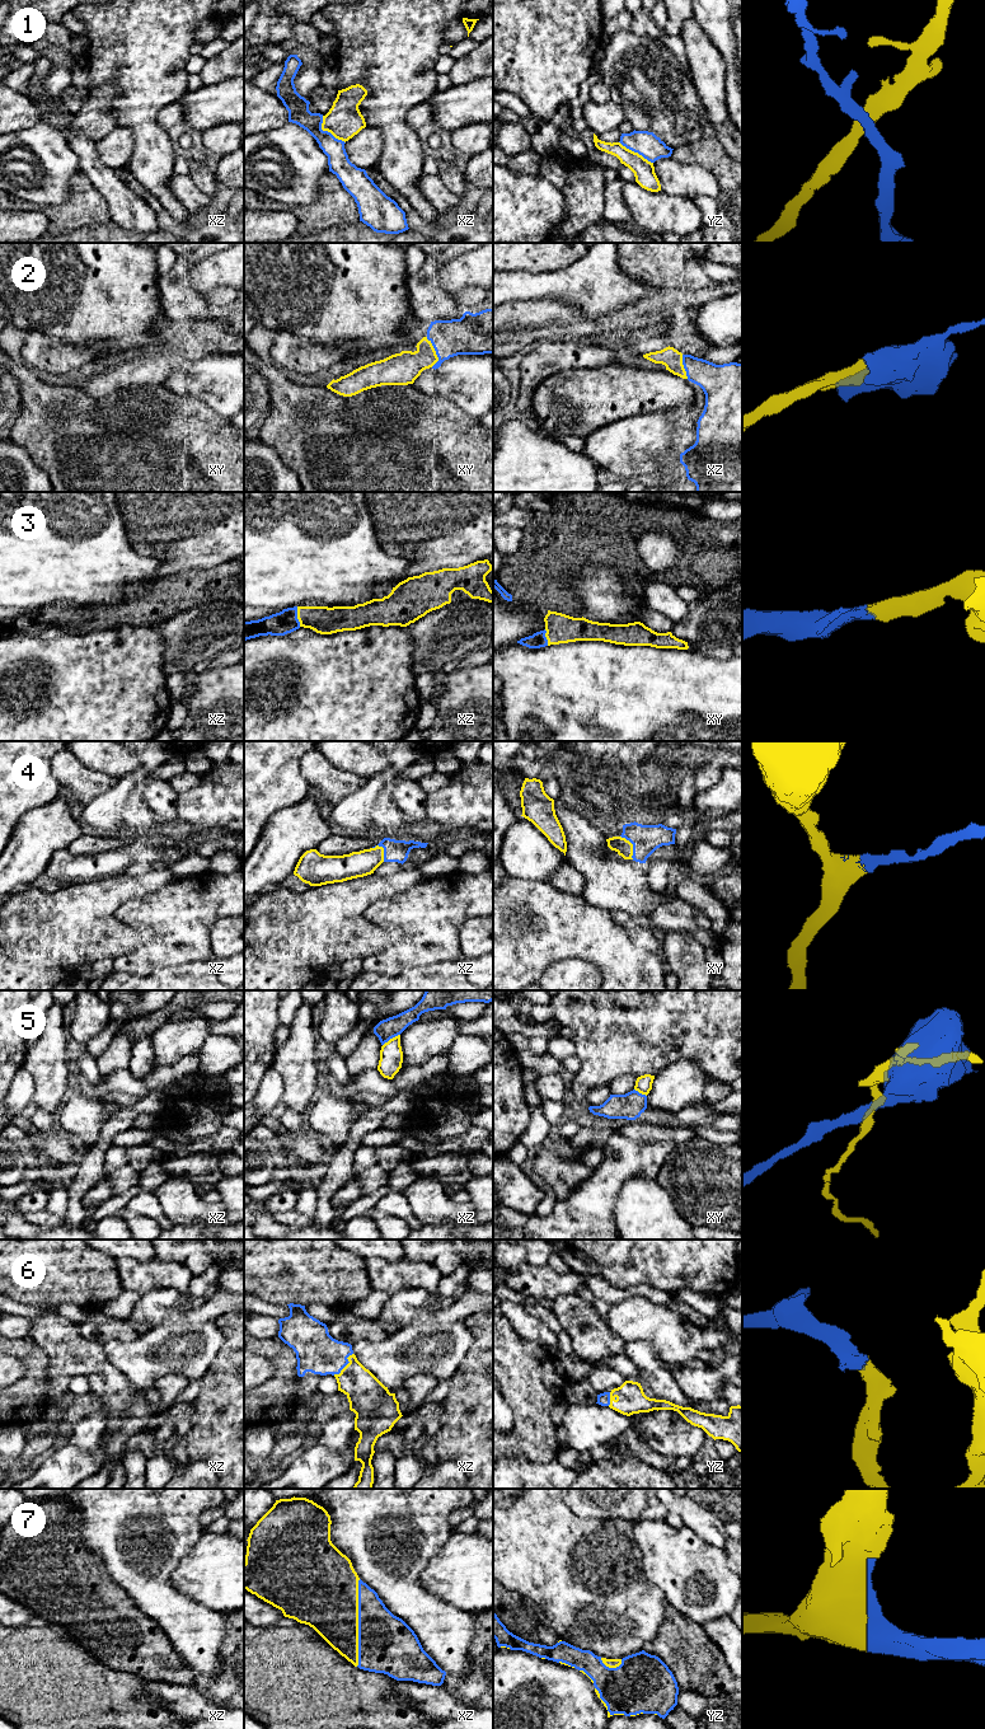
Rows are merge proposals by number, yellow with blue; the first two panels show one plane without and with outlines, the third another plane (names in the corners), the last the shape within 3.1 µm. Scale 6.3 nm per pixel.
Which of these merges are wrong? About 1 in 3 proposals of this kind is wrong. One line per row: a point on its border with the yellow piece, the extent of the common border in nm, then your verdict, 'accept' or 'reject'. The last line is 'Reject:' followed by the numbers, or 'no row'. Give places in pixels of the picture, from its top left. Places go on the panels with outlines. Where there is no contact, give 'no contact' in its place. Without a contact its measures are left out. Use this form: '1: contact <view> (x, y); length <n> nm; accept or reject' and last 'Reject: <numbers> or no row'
1: contact xz (327, 130); length 220 nm; reject
2: contact xy (435, 352); length 200 nm; accept
3: contact xz (298, 617); length 130 nm; accept
4: contact xy (632, 846); length 170 nm; accept
5: contact xz (390, 1039); length 130 nm; reject
6: contact xz (346, 1366); length 190 nm; accept
7: contact xz (357, 1622); length 550 nm; accept
Reject: 1, 5

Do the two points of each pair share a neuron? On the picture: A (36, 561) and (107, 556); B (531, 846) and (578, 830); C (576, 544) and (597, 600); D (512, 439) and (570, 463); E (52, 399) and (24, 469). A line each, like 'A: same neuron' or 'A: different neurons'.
A: same neuron
B: different neurons
C: different neurons
D: same neuron
E: different neurons

